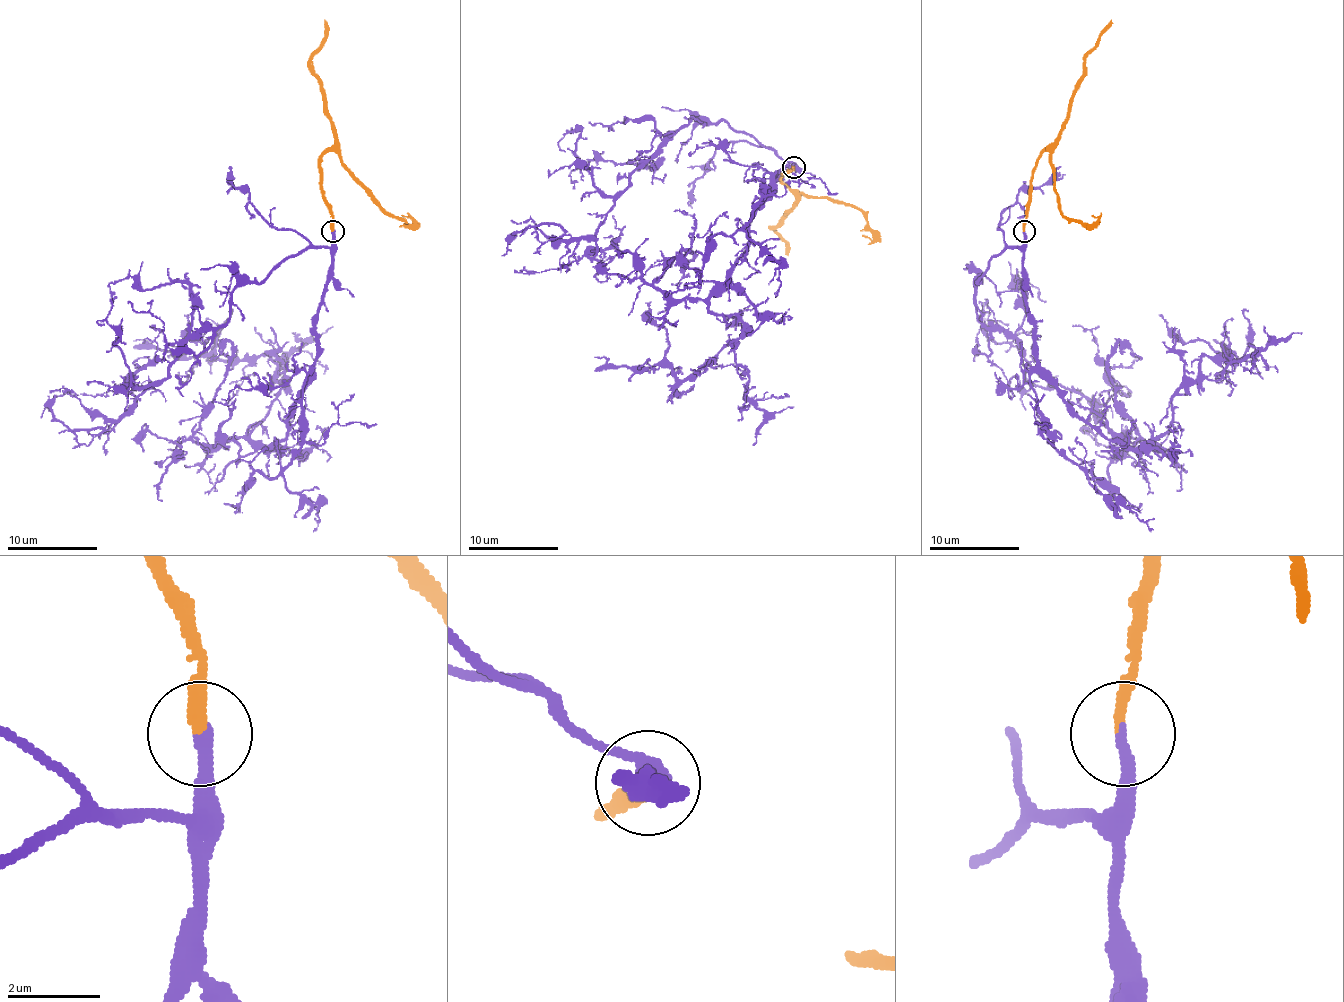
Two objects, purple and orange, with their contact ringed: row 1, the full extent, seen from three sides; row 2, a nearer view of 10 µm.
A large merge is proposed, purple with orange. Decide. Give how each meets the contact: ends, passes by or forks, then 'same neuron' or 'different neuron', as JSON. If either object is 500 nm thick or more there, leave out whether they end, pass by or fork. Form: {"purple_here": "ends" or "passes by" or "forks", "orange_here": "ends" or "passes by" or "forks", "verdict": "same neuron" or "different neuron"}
{"purple_here": "ends", "orange_here": "ends", "verdict": "same neuron"}

